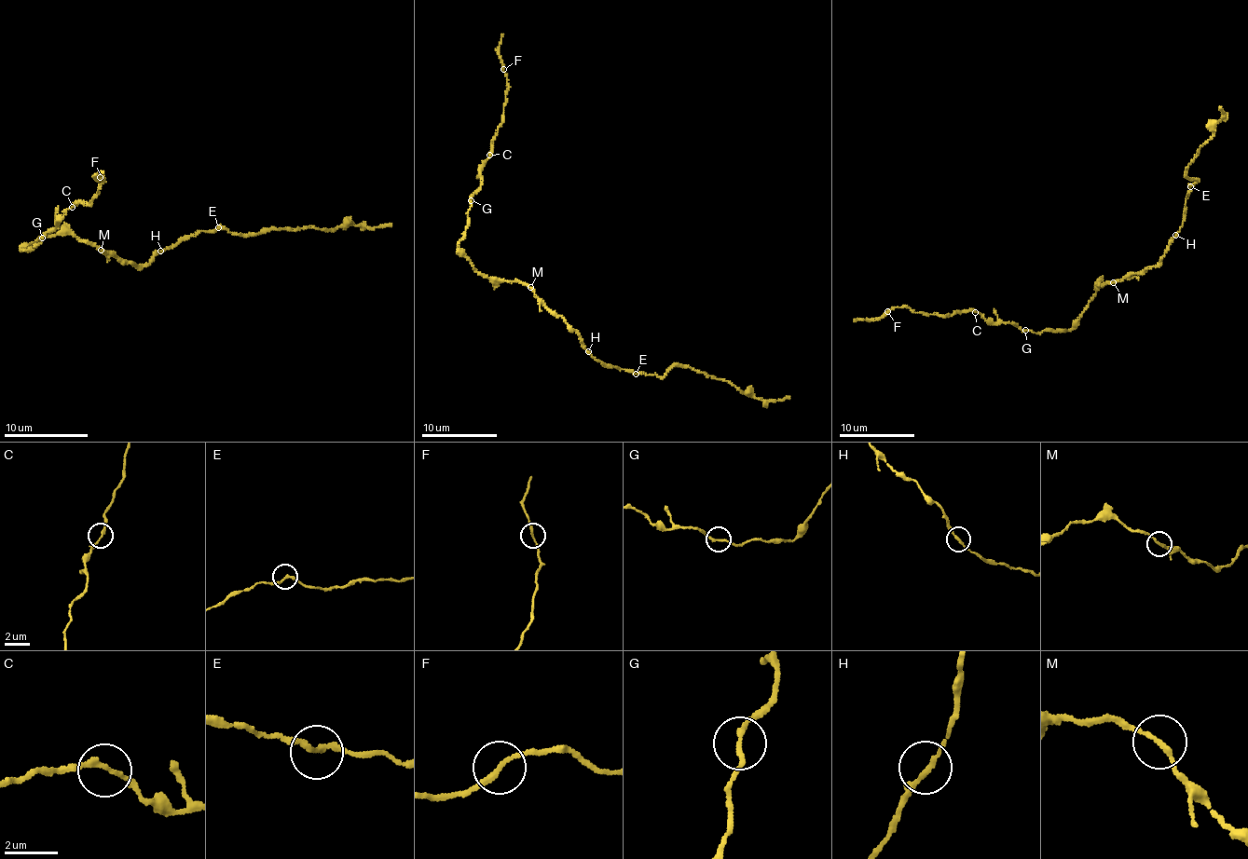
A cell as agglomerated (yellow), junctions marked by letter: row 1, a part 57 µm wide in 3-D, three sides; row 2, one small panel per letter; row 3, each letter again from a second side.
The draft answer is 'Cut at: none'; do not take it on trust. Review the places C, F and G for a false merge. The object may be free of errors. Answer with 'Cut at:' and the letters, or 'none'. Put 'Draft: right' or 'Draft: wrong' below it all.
Cut at: none
Draft: right

